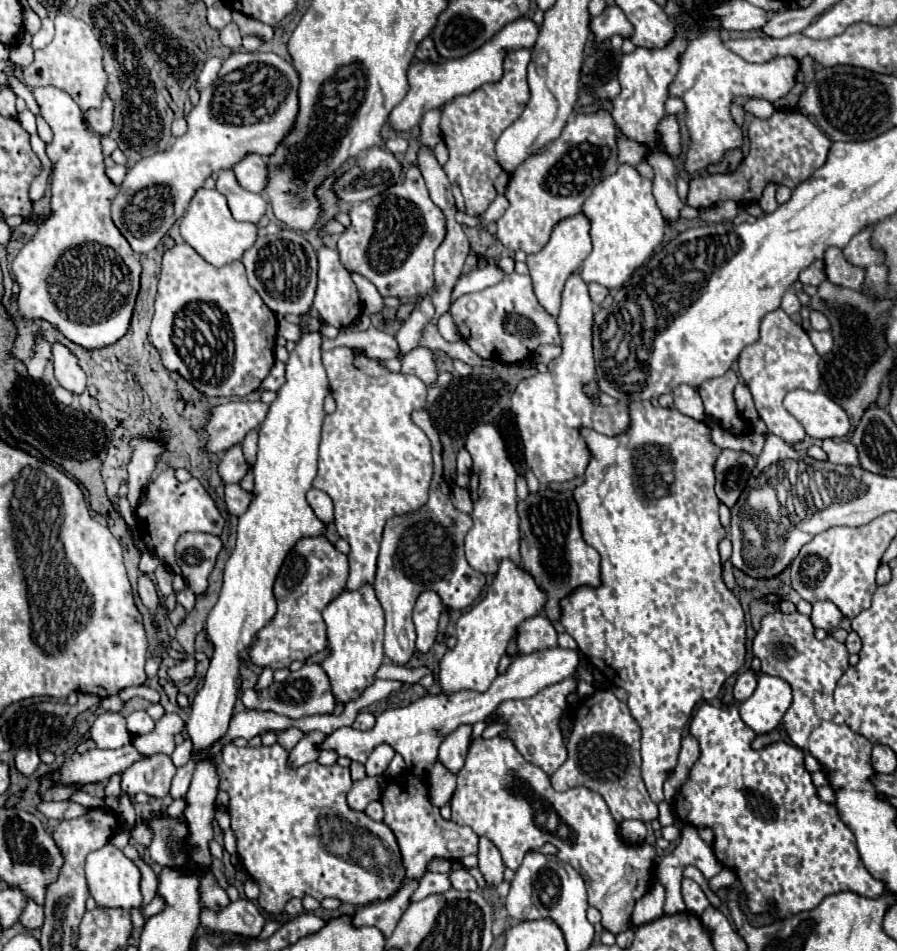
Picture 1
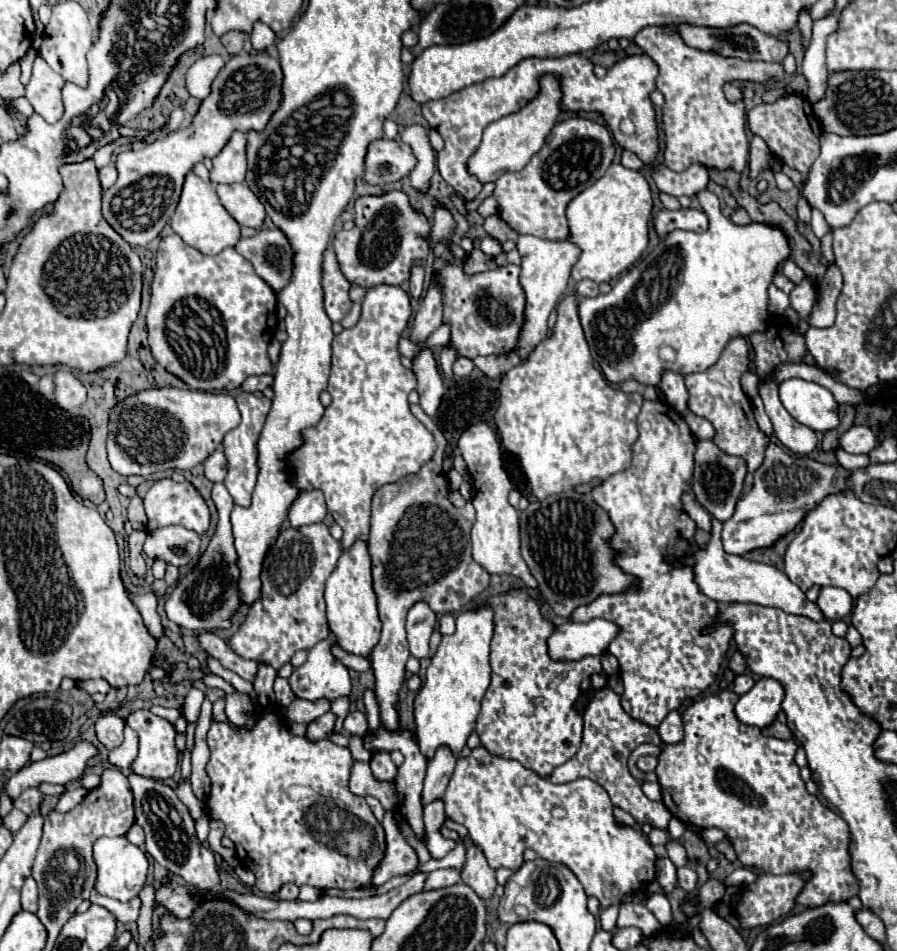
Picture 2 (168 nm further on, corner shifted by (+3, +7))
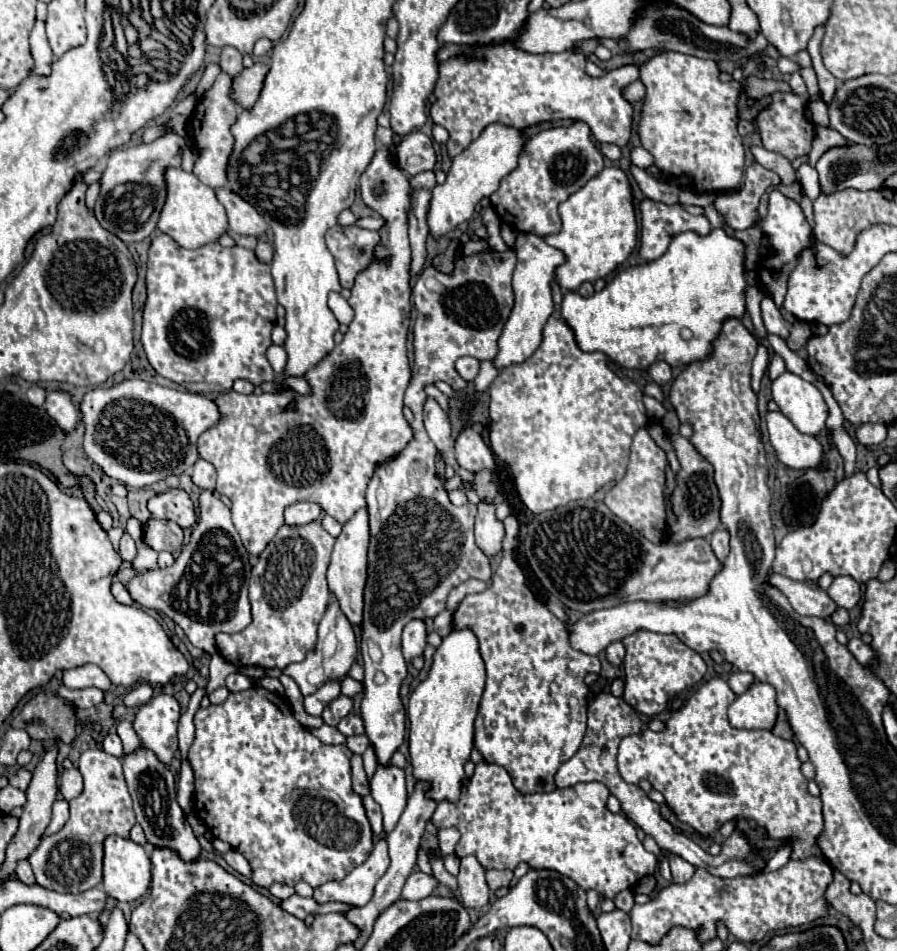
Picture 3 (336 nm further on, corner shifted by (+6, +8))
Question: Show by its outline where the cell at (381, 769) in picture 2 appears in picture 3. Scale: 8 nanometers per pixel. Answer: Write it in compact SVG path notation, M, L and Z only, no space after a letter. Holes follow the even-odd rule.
M378 766L372 784L372 798L380 804L384 814L384 832L388 834L398 824L406 806L404 770L396 766Z

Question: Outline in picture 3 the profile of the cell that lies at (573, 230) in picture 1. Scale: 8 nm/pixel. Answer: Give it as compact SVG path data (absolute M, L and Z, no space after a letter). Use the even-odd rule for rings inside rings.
M520 232L516 238L516 244L514 244L514 252L518 256L518 264L516 264L514 278L512 278L516 302L514 302L510 318L504 324L500 338L498 338L498 354L494 358L494 366L498 370L504 370L506 366L512 366L512 364L522 364L540 346L542 328L544 328L546 320L550 318L550 314L554 312L550 282L554 278L554 270L564 262L564 254L560 250L548 246L536 234Z

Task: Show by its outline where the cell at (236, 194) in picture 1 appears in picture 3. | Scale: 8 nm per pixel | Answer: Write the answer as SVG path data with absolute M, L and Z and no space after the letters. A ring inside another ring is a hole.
M218 188L216 196L218 196L220 204L226 208L228 228L234 230L236 234L258 238L268 230L264 218L256 212L256 208L252 204L248 204L246 200L242 200L240 196L236 196L234 192L230 192L226 188Z

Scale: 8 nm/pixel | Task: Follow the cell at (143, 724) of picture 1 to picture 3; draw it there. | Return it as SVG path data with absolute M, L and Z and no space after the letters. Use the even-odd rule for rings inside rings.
M158 694L146 702L134 720L134 730L138 732L142 746L150 748L164 764L170 764L176 752L178 720L180 704L174 696L168 694Z

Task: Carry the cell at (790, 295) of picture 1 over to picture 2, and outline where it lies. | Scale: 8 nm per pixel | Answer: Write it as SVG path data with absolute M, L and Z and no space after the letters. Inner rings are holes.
M803 279L799 285L795 285L795 289L789 293L791 299L791 307L801 315L807 317L811 313L813 301L815 301L815 287L811 285L809 279Z

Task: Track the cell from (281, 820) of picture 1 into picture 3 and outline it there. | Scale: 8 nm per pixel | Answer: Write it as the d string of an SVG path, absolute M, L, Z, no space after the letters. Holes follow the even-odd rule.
M252 686L244 692L234 692L226 698L226 702L222 704L212 704L210 708L200 708L194 714L194 726L196 726L196 740L188 752L188 760L192 764L194 770L194 812L196 816L206 824L206 828L210 830L212 826L212 834L224 842L228 842L236 852L244 854L246 860L250 862L252 874L250 880L258 886L270 888L274 882L282 882L288 886L296 886L300 880L308 882L312 888L328 882L328 880L342 880L350 870L354 870L356 866L360 866L362 862L366 862L366 858L372 852L372 830L370 830L370 822L366 818L364 806L362 806L362 798L358 794L354 794L352 784L350 784L350 758L346 752L348 746L340 744L340 746L326 746L322 744L308 728L304 728L292 714L288 700L280 694L274 694L262 686Z

